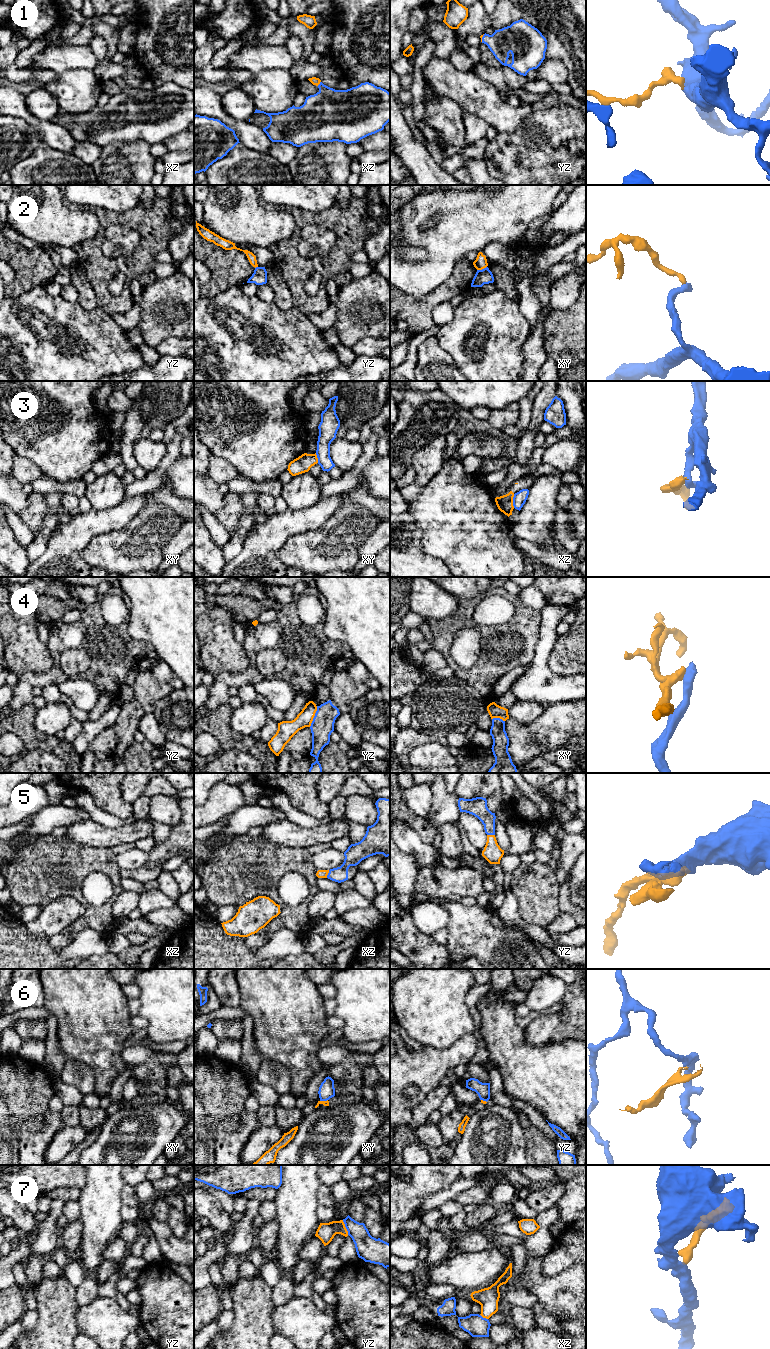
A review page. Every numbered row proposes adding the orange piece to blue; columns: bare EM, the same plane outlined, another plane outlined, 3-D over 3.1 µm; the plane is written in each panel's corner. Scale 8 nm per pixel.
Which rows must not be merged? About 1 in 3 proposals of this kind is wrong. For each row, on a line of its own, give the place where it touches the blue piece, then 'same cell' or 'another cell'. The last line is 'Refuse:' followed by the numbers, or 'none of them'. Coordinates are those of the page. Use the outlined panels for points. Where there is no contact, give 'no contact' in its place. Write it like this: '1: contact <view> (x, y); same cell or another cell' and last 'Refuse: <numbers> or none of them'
1: contact xz (320, 83); same cell
2: contact xy (482, 269); another cell
3: contact xz (513, 501); another cell
4: contact yz (314, 716); another cell
5: contact xz (328, 874); same cell
6: contact xy (323, 1100); another cell
7: contact yz (345, 1226); another cell
Refuse: 2, 3, 4, 6, 7

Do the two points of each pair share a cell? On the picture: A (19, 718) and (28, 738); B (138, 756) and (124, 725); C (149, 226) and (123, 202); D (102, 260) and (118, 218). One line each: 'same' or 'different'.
A: same
B: different
C: different
D: same

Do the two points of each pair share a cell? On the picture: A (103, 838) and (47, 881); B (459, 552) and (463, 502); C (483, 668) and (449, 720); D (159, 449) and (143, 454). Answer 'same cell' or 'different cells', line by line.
A: different cells
B: same cell
C: different cells
D: same cell

